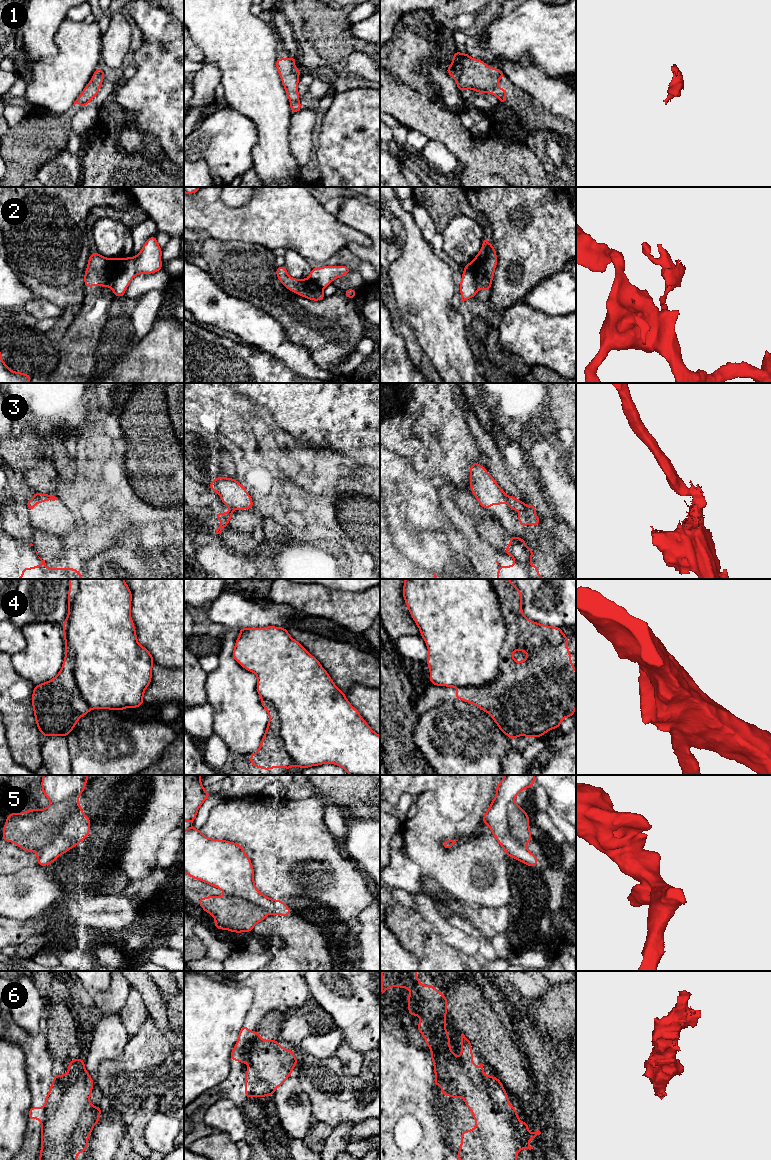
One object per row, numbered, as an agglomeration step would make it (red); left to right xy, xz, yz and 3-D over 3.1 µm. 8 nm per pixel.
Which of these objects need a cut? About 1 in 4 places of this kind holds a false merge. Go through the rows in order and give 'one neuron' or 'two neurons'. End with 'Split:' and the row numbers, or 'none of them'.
1: one neuron
2: two neurons
3: two neurons
4: two neurons
5: two neurons
6: one neuron
Split: 2, 3, 4, 5

